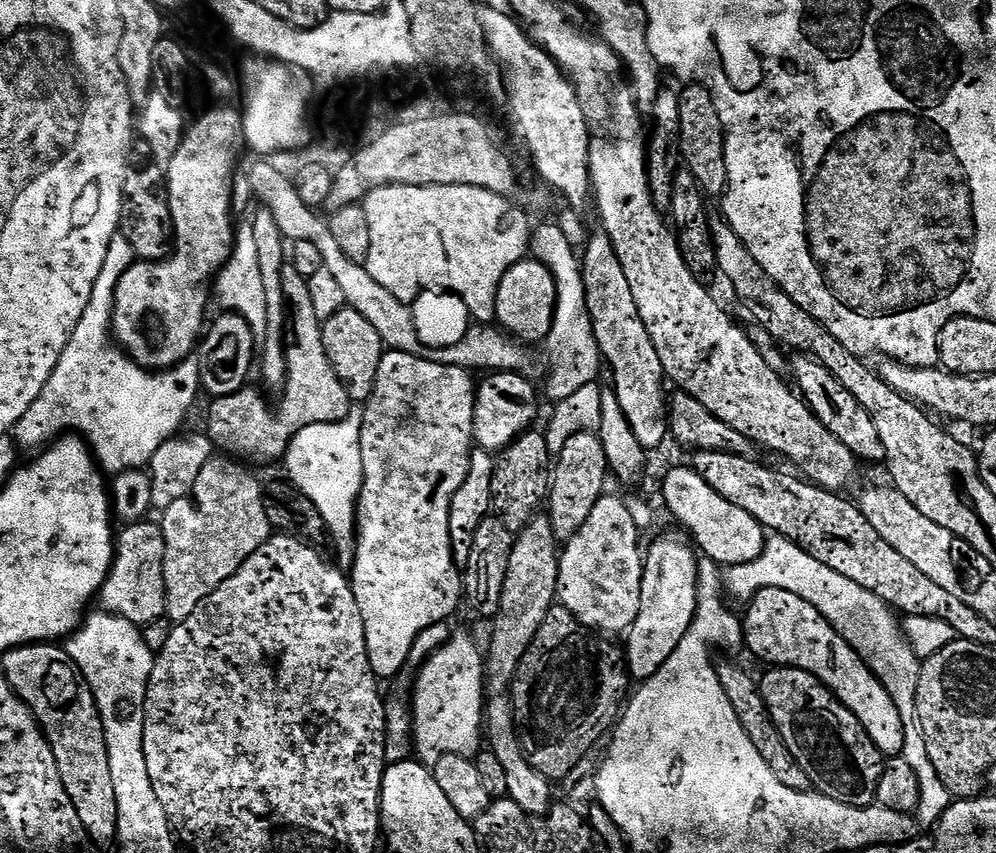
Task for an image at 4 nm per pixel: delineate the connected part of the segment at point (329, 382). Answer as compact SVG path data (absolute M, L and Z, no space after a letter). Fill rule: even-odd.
M285 263L282 270L282 294L288 313L284 349L288 379L284 381L280 409L272 412L263 394L255 392L251 386L245 386L229 396L215 397L208 408L206 435L221 453L237 461L257 460L260 464L267 460L283 461L292 439L306 426L338 422L350 415L348 391L342 386L338 374L334 374L330 358L326 358L326 346L322 346L322 322L314 312L308 279L298 274L292 263Z

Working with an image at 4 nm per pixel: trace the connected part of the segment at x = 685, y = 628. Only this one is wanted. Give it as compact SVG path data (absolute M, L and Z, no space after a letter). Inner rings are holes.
M660 536L652 545L647 545L642 574L642 598L638 606L638 618L626 633L626 659L628 675L633 681L643 682L655 676L667 664L668 659L676 653L682 638L692 629L697 619L696 587L698 586L698 552L695 552L680 536Z

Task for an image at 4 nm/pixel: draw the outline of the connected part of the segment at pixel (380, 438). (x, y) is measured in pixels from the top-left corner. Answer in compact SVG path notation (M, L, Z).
M385 351L382 362L378 366L378 378L374 382L374 390L370 398L363 405L362 430L360 431L360 445L362 446L362 466L364 467L364 481L360 498L356 505L356 550L350 569L350 579L354 598L358 602L358 610L362 614L362 626L366 630L366 654L370 658L372 673L381 681L396 678L406 666L410 650L414 642L424 630L436 623L451 621L460 600L465 599L464 581L461 569L456 567L450 546L450 502L454 502L454 494L466 482L466 474L470 470L470 458L474 441L474 406L476 405L477 381L472 381L473 373L466 368L452 365L440 365L430 361L423 355L412 355L397 351Z

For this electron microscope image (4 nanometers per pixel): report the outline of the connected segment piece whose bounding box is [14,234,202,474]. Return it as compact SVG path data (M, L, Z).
M117 234L110 242L110 250L106 250L106 262L102 262L102 271L98 274L98 282L94 282L90 302L86 302L86 310L66 342L66 350L62 350L62 358L58 358L54 374L50 374L50 382L46 382L42 394L38 394L34 406L30 406L30 410L26 410L22 418L18 418L14 429L17 449L24 451L25 448L26 451L35 453L37 450L47 449L58 434L65 430L75 430L91 448L99 467L105 473L119 474L148 466L155 451L181 431L180 423L187 418L196 395L201 395L202 392L197 361L189 358L175 368L146 369L141 364L135 364L131 356L114 343L114 336L110 331L116 287L124 271L136 259L130 242L126 242L122 234Z

